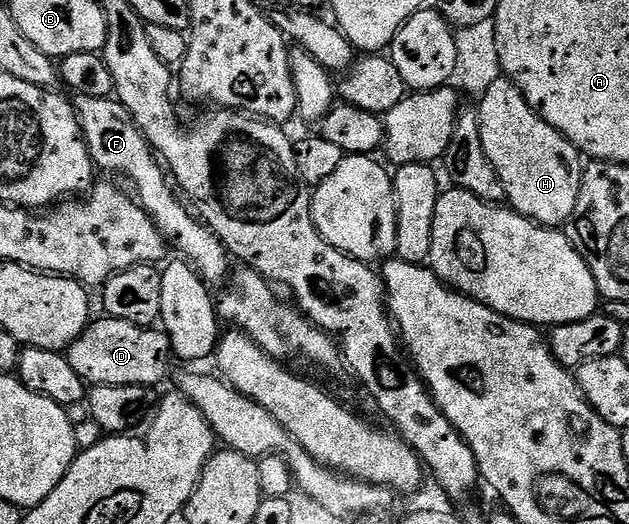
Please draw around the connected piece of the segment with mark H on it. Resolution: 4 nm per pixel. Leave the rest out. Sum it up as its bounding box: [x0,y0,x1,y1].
[477,79,583,229]

